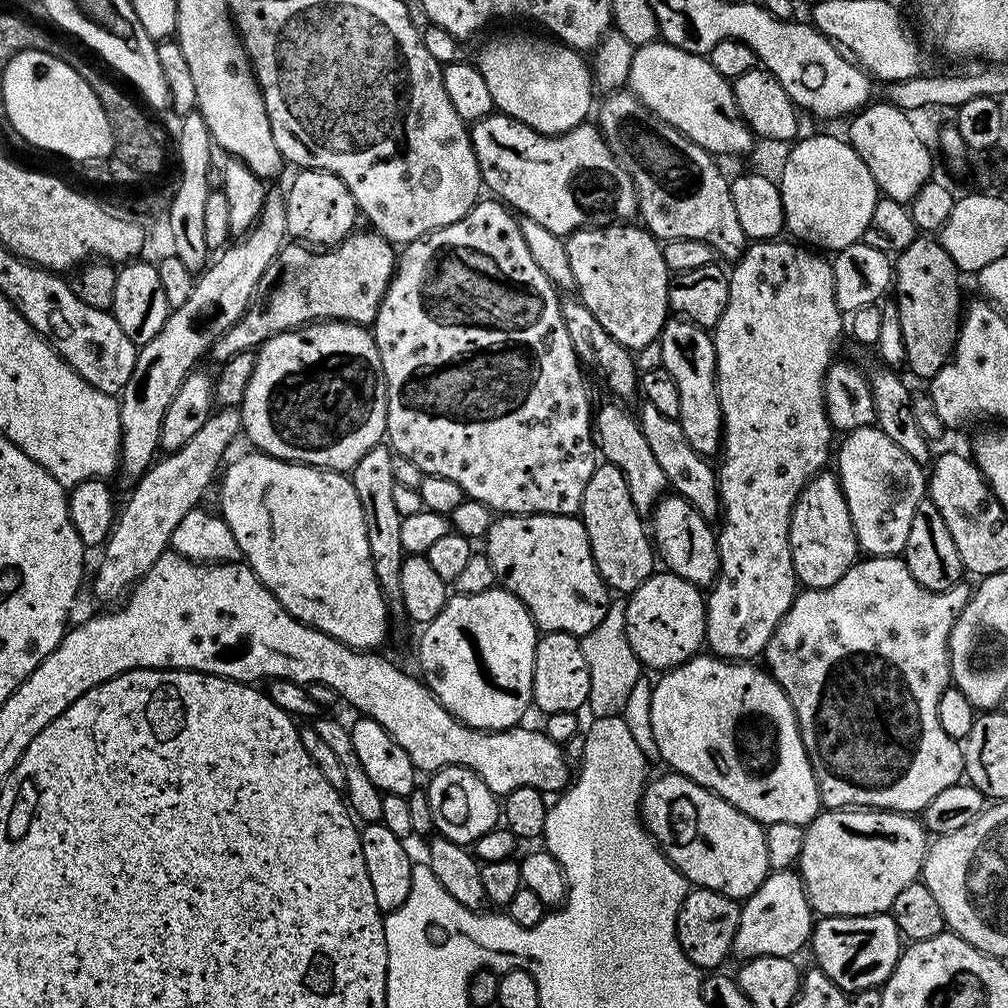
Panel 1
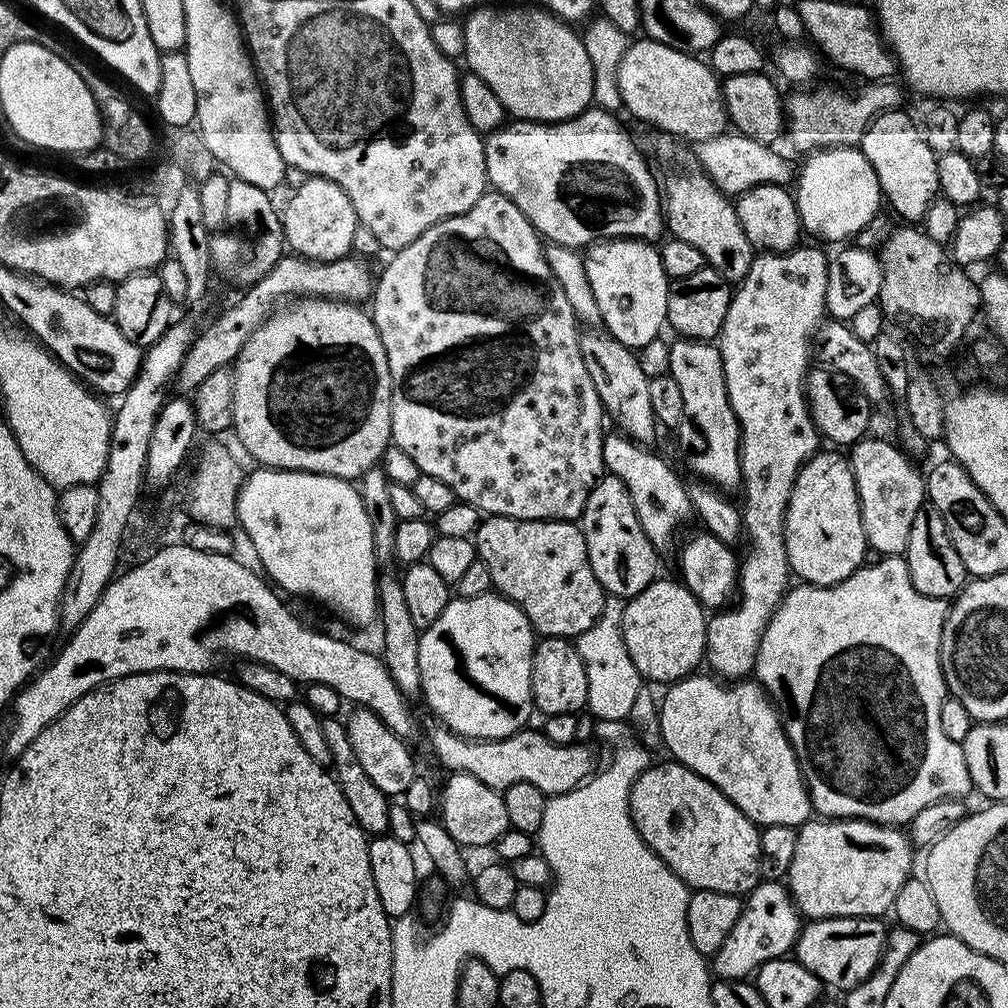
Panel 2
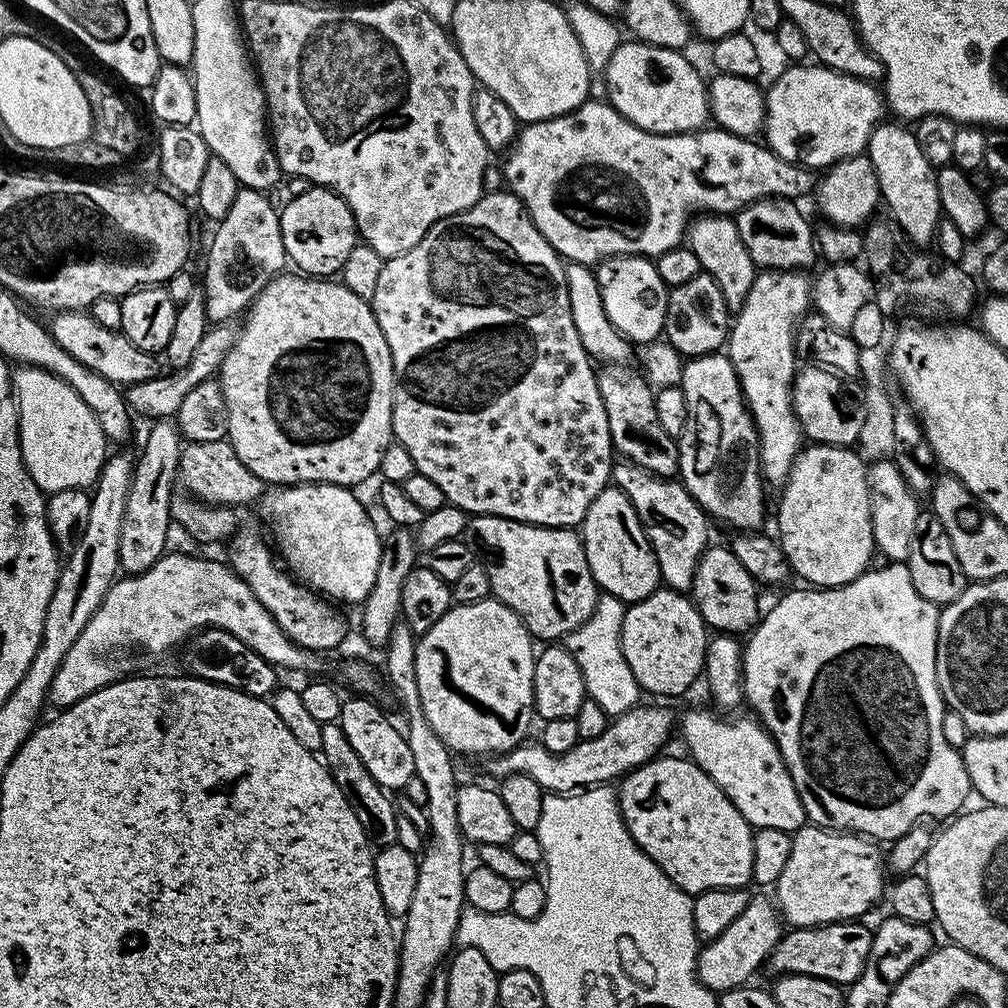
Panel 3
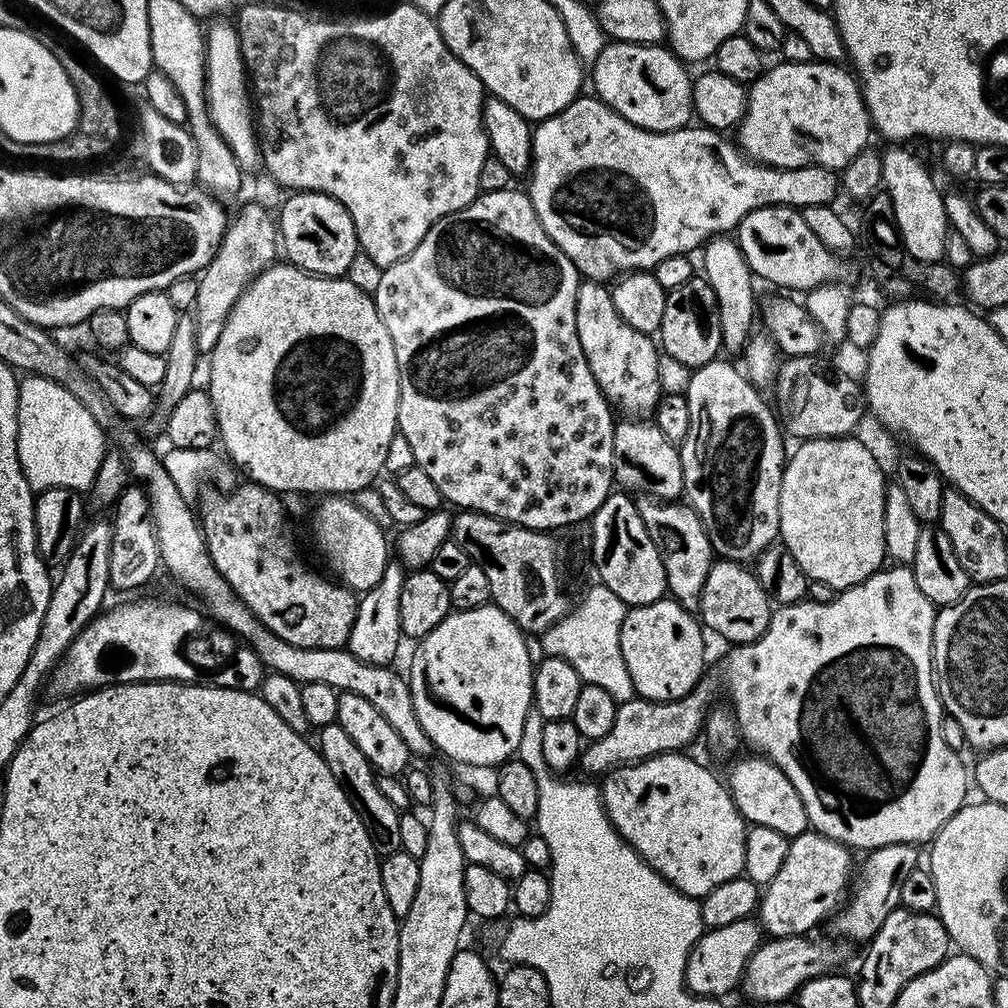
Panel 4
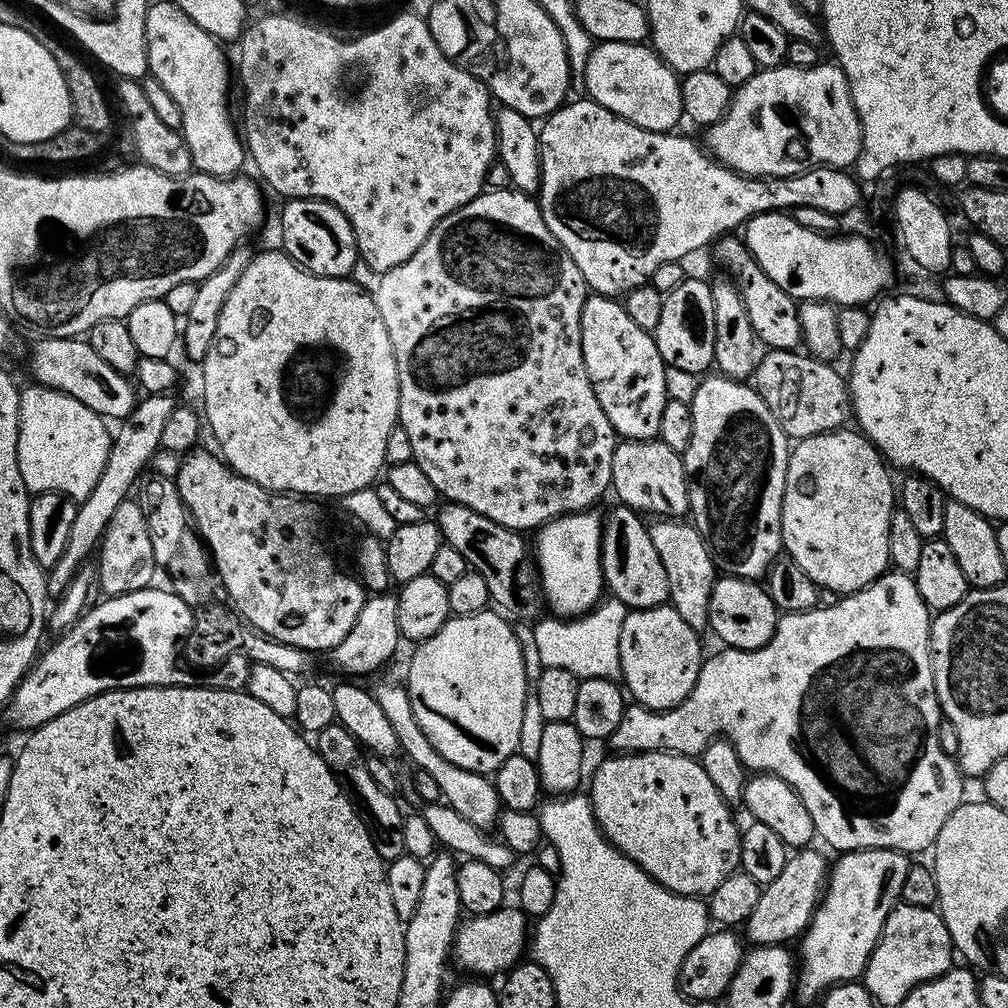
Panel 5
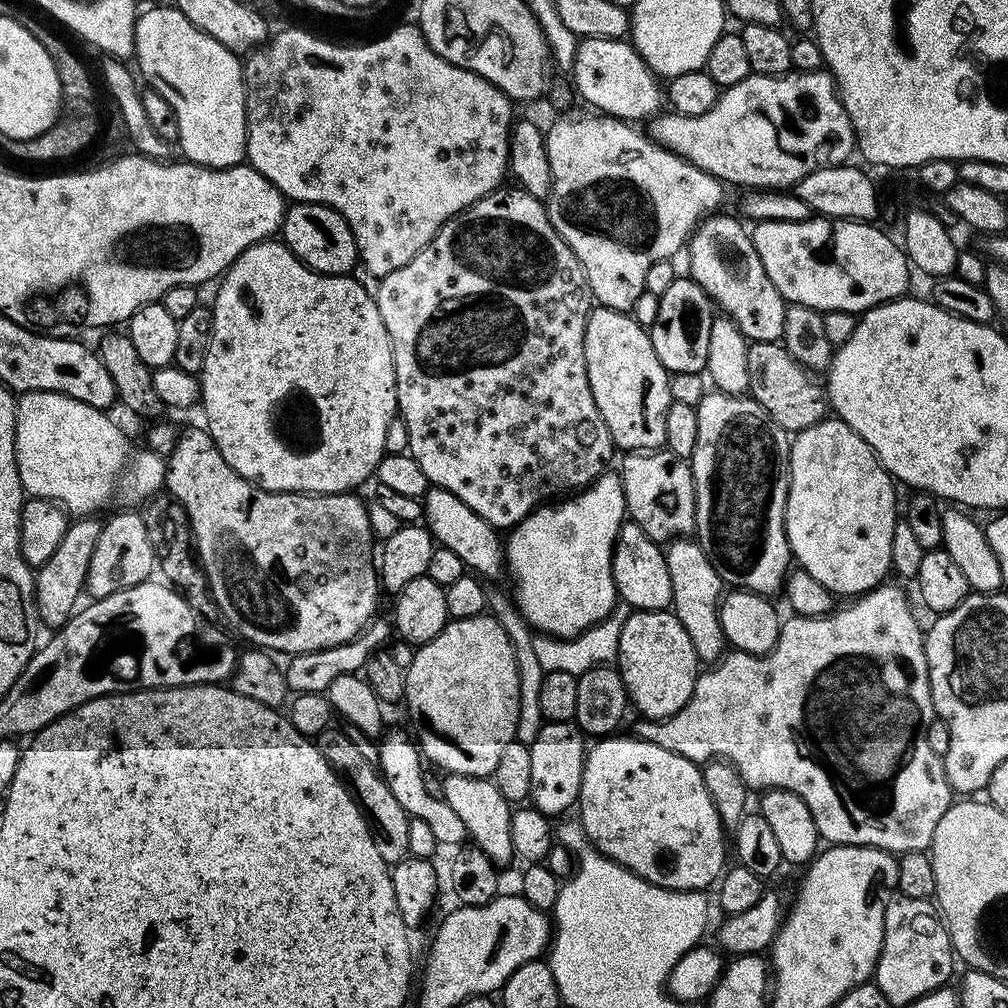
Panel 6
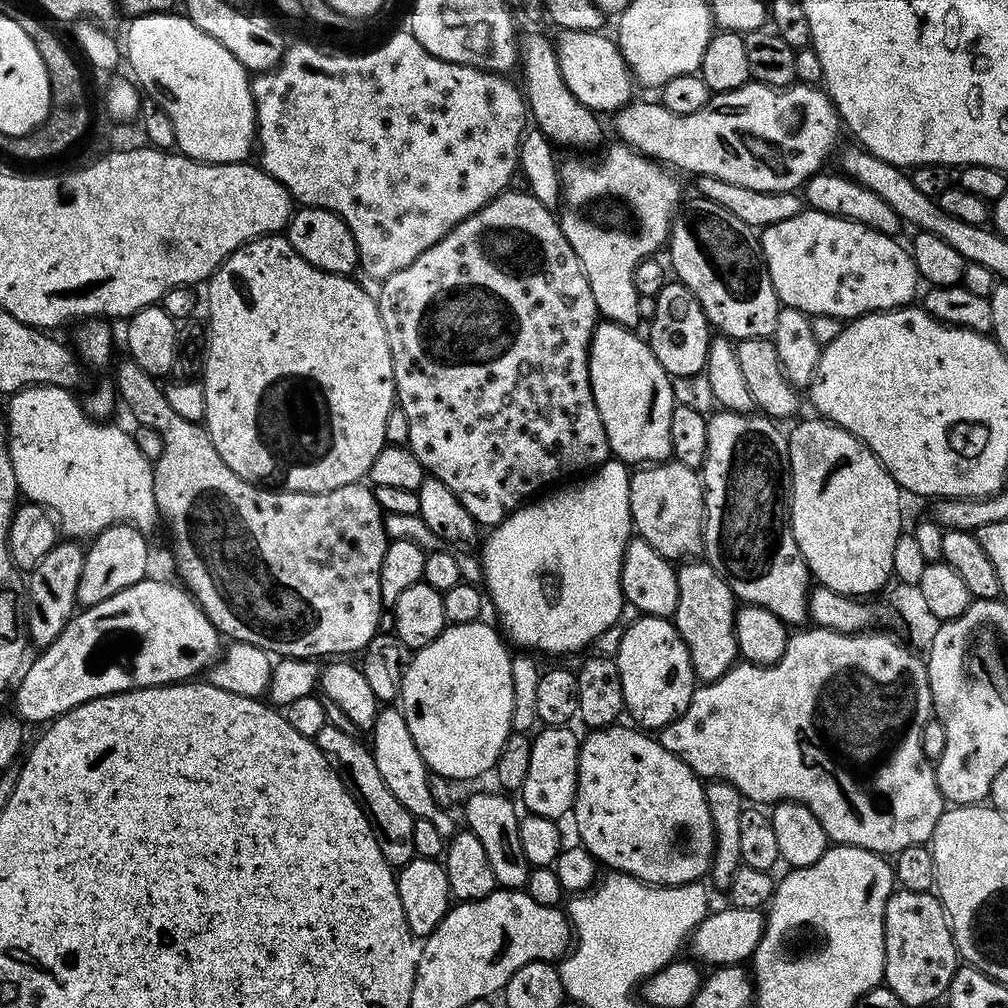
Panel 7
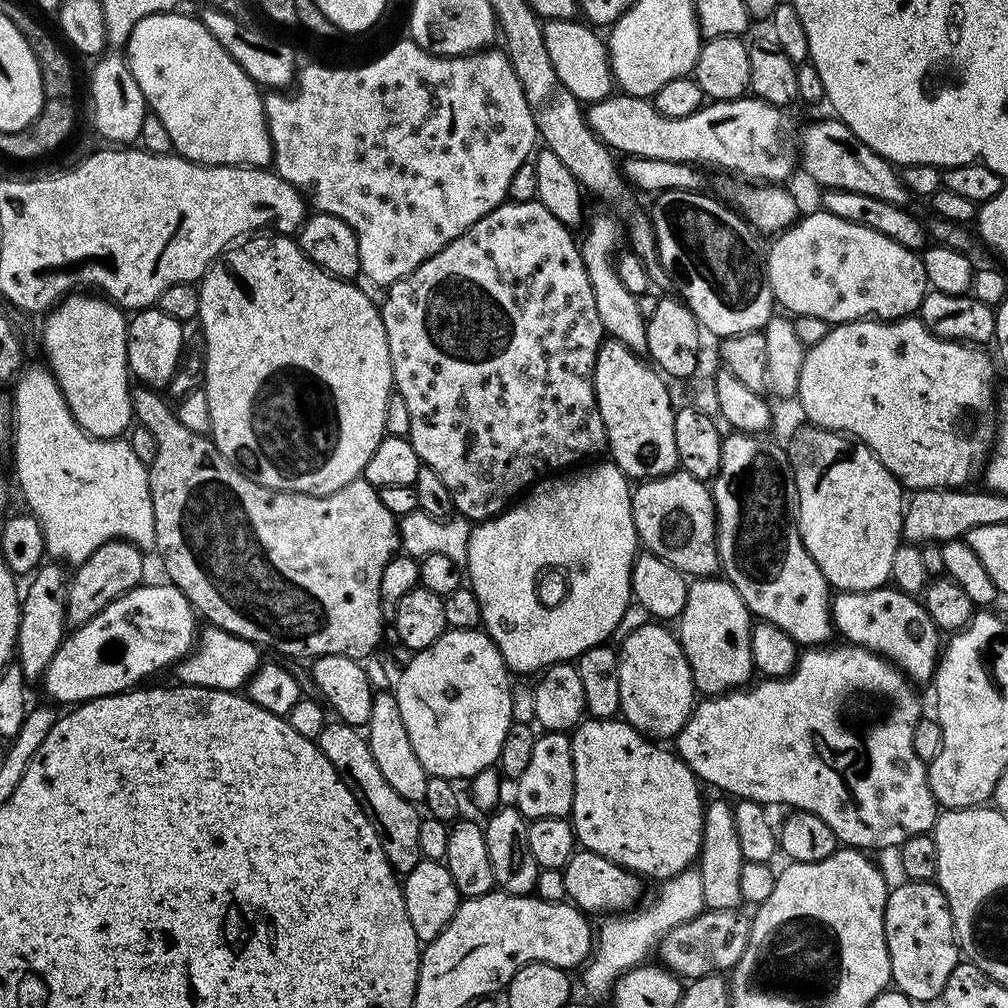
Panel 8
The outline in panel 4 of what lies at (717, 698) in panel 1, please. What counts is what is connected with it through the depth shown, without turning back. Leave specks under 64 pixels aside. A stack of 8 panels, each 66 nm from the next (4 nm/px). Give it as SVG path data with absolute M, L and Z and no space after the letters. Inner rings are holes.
M748 754L745 760L739 760L731 765L732 773L726 776L726 787L745 821L749 825L770 826L770 830L778 830L778 834L789 838L809 831L806 806L802 806L798 790L790 786L790 778L782 774L780 767L759 754Z

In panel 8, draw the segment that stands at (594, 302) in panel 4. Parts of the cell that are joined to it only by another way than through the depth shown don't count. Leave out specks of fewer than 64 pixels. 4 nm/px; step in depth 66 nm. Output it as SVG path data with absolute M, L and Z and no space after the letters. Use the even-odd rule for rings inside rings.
M608 338L598 350L598 358L594 366L594 390L596 405L602 414L602 422L608 428L606 448L609 453L612 451L611 463L617 464L629 481L653 480L677 471L680 459L678 446L674 446L676 408L664 383L666 383L665 377L643 355L632 352L622 342Z

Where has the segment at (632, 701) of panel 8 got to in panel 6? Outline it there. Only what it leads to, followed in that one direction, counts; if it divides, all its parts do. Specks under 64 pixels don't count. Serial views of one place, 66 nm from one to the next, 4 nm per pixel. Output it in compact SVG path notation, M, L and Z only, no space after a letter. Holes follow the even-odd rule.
M633 611L622 626L617 654L620 677L628 691L631 707L637 708L641 717L665 720L678 714L678 710L690 702L698 675L696 651L690 634L686 634L682 622L678 622L671 611Z

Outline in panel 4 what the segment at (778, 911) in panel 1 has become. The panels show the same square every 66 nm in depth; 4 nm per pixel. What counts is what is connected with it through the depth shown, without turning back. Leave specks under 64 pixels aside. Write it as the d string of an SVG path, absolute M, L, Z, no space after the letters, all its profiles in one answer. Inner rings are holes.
M755 919L730 922L730 926L709 928L690 950L686 970L684 971L684 987L694 996L711 996L724 998L727 992L741 987L744 971L750 958L757 952L762 943L762 929Z

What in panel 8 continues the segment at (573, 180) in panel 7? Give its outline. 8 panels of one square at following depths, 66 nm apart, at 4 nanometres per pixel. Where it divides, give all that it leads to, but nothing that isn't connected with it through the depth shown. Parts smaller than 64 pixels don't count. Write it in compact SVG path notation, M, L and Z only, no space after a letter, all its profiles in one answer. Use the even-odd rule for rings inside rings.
M607 215L608 216L596 216L593 218L593 220L591 217L591 219L587 221L586 229L588 228L588 233L585 234L584 240L582 236L582 243L580 244L580 253L584 255L584 265L586 266L586 274L590 278L590 286L594 290L594 306L598 306L598 318L602 322L602 326L604 327L605 333L607 333L607 335L611 337L611 339L617 340L618 342L622 342L632 352L635 352L637 354L644 354L647 353L648 350L648 343L646 342L646 330L648 329L648 325L646 323L646 320L642 316L641 311L638 310L638 302L636 300L637 297L632 296L630 294L630 290L626 290L626 286L624 285L624 283L621 282L620 276L616 272L616 266L614 263L614 257L617 255L618 249L621 247L621 245L619 246L619 244L622 244L622 225L615 215Z

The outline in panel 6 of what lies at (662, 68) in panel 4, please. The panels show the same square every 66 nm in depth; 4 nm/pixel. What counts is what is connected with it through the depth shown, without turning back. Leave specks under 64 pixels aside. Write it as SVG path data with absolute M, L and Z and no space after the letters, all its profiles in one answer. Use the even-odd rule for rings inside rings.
M581 39L576 45L570 80L574 85L575 95L579 99L581 96L586 103L593 104L588 106L605 116L614 116L625 122L644 122L661 111L661 81L648 69L644 59L627 39Z

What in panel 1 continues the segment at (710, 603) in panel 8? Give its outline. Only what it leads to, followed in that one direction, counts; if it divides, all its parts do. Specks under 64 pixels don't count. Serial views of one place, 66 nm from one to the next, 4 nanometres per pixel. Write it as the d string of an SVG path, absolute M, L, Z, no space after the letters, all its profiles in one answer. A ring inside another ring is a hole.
M614 404L602 408L597 407L594 412L594 435L598 445L598 452L607 463L618 466L626 478L626 486L630 486L630 498L634 498L634 506L642 514L651 513L665 495L668 488L666 474L662 474L646 438L642 438L639 419L632 416L626 409Z

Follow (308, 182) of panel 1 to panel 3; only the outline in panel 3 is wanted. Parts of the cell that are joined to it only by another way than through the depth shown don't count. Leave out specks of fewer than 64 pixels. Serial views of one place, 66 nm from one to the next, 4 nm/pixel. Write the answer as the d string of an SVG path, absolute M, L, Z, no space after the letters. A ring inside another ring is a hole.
M317 188L300 190L300 193L280 212L280 229L282 230L282 246L284 260L297 272L306 272L310 276L336 278L352 260L356 248L361 247L360 235L354 226L354 218L350 210L332 192L323 192Z

